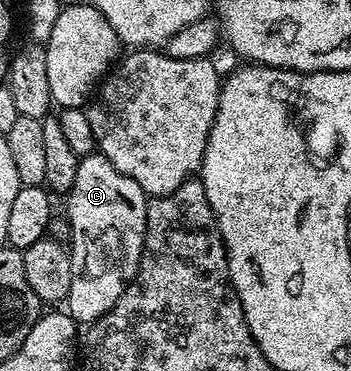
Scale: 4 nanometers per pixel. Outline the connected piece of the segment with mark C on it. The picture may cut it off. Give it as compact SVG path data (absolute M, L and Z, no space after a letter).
M102 154L84 156L77 166L77 178L73 178L71 191L66 193L67 220L71 223L71 269L73 282L69 286L69 294L65 301L66 311L80 325L90 326L100 320L121 298L130 281L134 280L139 272L139 263L143 257L143 243L147 233L147 193L133 182L109 158Z

